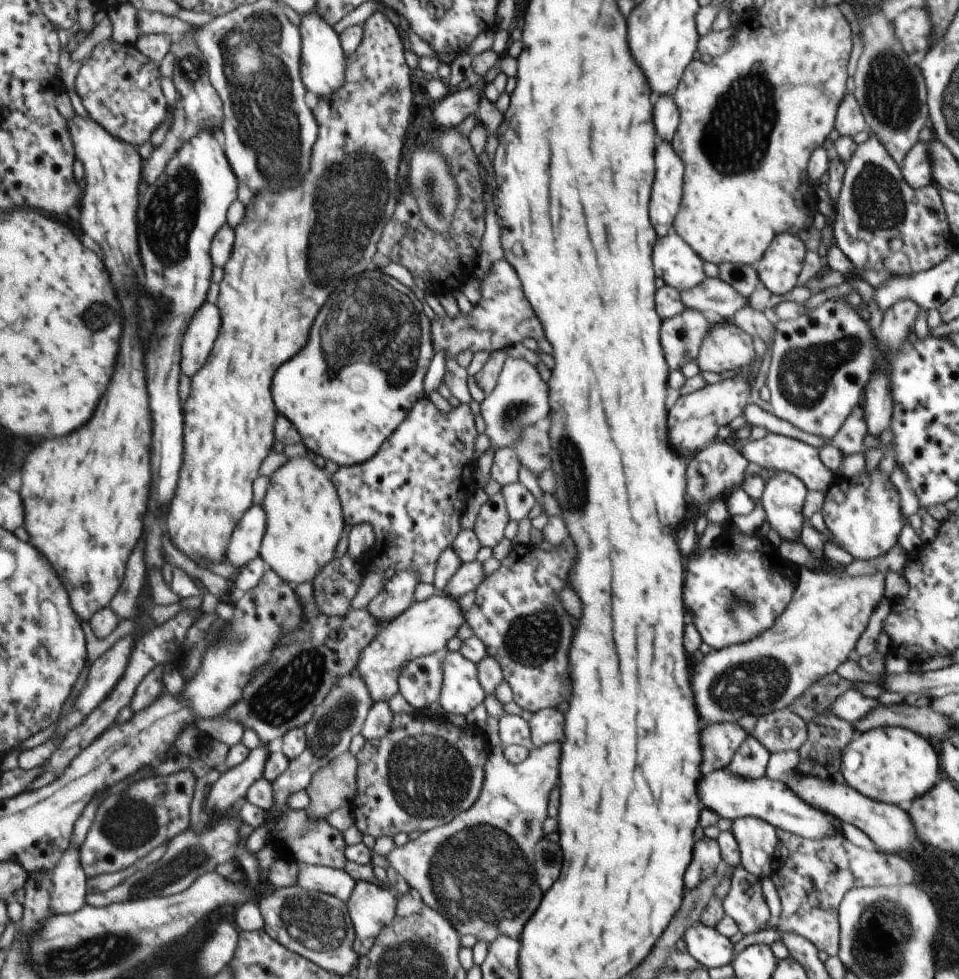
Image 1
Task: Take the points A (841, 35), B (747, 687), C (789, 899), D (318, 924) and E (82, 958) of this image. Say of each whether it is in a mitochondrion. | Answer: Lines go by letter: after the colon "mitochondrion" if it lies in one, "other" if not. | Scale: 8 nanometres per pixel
A: other
B: mitochondrion
C: other
D: mitochondrion
E: mitochondrion

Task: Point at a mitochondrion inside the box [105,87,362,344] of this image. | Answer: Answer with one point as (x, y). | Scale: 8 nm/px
(174, 211)

